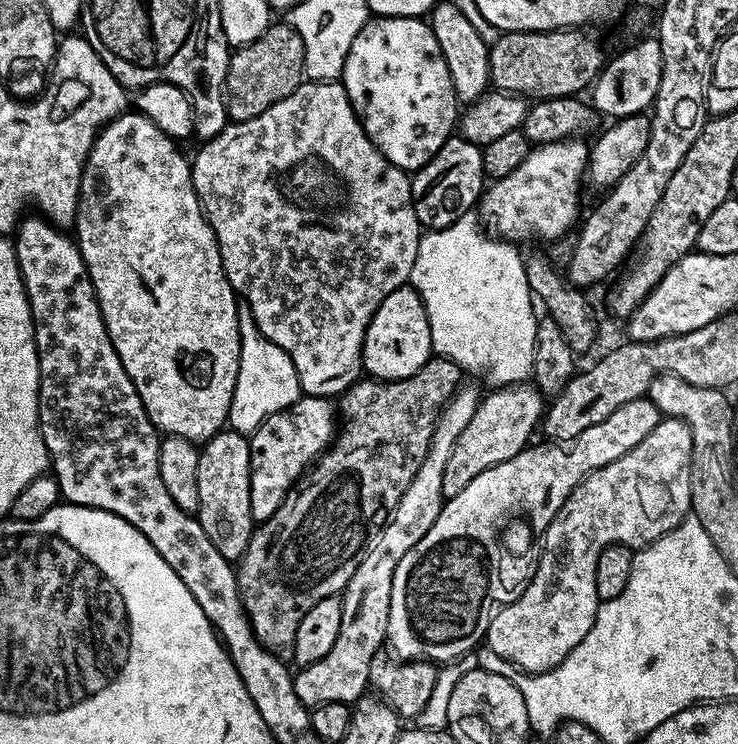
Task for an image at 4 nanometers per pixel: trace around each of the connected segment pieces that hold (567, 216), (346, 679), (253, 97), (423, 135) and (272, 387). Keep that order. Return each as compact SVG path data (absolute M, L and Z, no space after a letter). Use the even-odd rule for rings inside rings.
M573 138L533 147L514 174L489 183L478 201L483 227L491 235L509 242L532 240L535 236L551 242L569 235L581 215L580 183L585 183L590 153L589 145L584 143L583 139Z
M463 383L455 395L448 400L436 420L431 446L418 472L406 488L406 493L384 525L383 530L373 539L368 552L363 556L358 569L351 575L350 582L342 593L342 623L338 639L325 658L303 668L293 677L293 695L307 708L324 705L326 702L356 703L365 695L370 684L370 666L377 659L377 652L387 641L390 610L390 591L393 590L394 570L398 562L404 560L407 550L416 548L426 536L430 527L437 521L443 508L444 495L441 490L442 474L450 451L470 419L477 412L482 394L472 384Z
M288 22L273 23L262 34L262 38L235 49L228 57L228 77L224 79L224 95L228 105L229 121L249 120L255 116L261 116L270 106L274 106L278 102L282 102L282 98L294 94L294 90L298 90L305 80L304 47L298 30L294 30L291 23Z
M376 16L368 19L362 26L362 30L358 30L358 38L354 38L354 42L350 42L350 54L346 54L342 83L352 103L352 109L356 111L356 117L359 118L360 124L364 128L365 134L370 138L372 145L390 163L403 168L409 174L415 174L419 168L426 166L426 162L430 162L430 158L434 158L434 154L438 154L440 147L448 141L448 137L453 135L454 129L457 127L458 101L456 91L452 85L452 75L446 66L446 58L442 54L442 46L438 46L438 38L434 38L432 25L427 19L415 16Z
M247 306L238 307L240 319L240 369L234 386L234 398L230 402L227 427L233 432L251 434L270 414L278 414L284 408L291 408L302 393L294 362L274 342L270 342L258 330Z

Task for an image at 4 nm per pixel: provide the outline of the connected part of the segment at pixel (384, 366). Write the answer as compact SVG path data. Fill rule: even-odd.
M410 286L395 288L389 296L378 306L372 315L368 329L364 335L364 345L360 351L362 368L374 380L401 380L410 378L433 355L432 339L430 338L430 322L426 318L424 303L419 294Z

